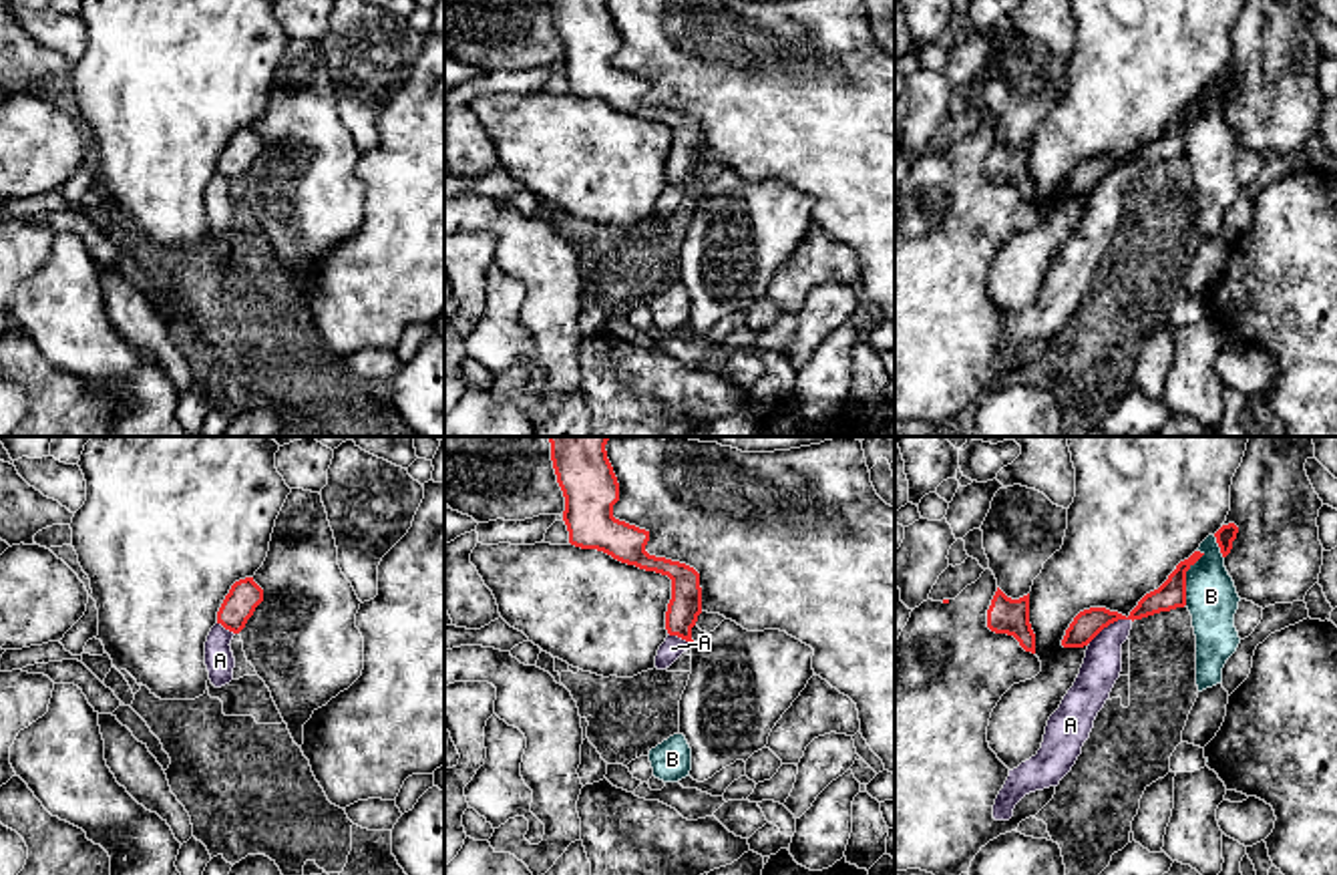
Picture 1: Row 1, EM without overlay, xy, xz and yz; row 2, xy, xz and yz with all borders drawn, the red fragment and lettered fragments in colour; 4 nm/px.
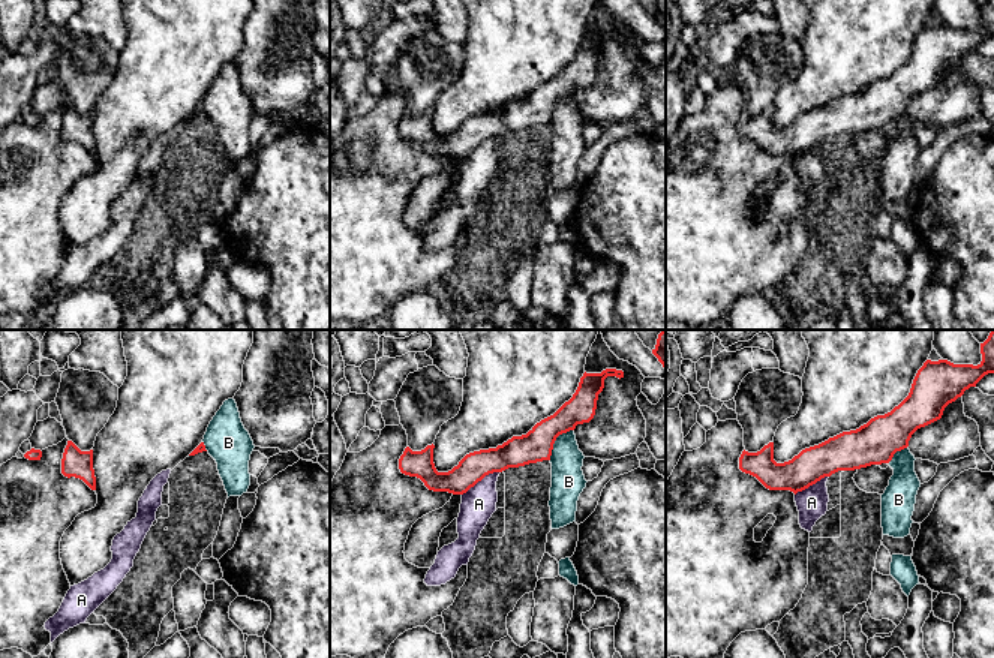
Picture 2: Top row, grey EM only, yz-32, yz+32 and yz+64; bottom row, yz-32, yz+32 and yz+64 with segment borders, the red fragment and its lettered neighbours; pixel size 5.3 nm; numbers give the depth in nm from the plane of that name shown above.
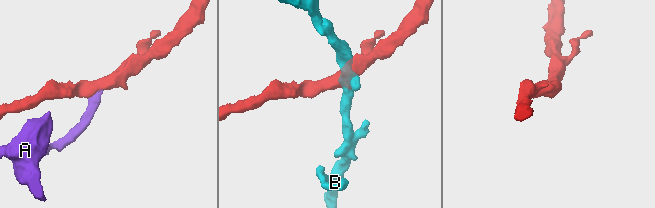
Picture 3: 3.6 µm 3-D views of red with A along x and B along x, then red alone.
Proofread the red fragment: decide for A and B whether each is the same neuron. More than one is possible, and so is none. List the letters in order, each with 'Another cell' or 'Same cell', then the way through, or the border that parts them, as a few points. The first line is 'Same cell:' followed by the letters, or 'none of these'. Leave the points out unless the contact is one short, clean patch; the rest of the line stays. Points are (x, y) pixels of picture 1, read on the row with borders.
Same cell: none of these
A: Another cell. Boundary: yz (1132, 620), (1114, 620), (1088, 642)
B: Another cell. Boundary: yz (1199, 550), (1201, 558), (1187, 572), (1185, 604)

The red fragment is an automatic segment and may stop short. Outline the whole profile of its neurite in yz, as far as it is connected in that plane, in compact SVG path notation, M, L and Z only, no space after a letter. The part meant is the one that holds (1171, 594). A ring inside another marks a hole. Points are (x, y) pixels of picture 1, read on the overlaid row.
M1194 551L1188 559L1180 561L1168 579L1154 591L1146 593L1130 616L1110 611L1106 607L1090 607L1080 611L1066 636L1062 640L1064 648L1084 648L1088 646L1104 628L1118 620L1142 620L1160 611L1170 611L1186 605L1186 571L1202 557L1204 553Z

